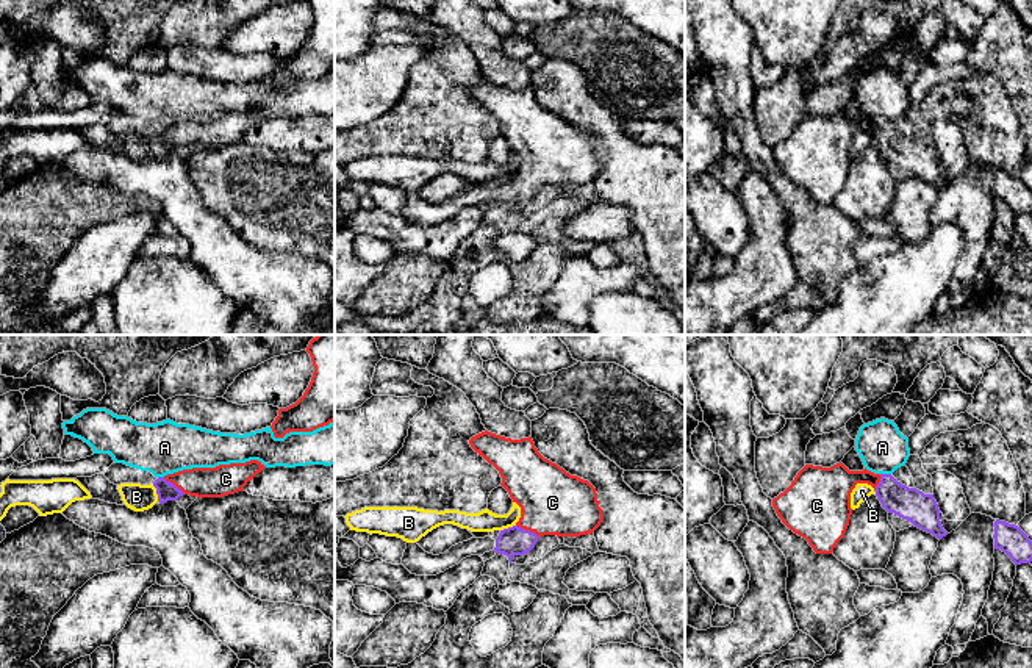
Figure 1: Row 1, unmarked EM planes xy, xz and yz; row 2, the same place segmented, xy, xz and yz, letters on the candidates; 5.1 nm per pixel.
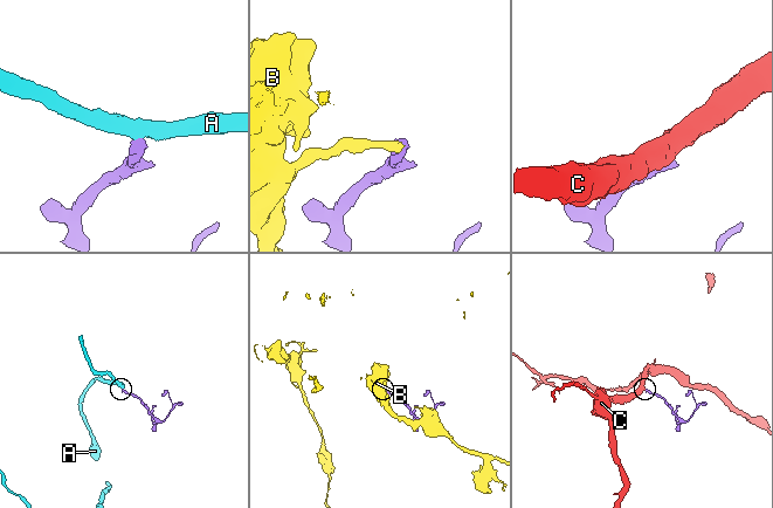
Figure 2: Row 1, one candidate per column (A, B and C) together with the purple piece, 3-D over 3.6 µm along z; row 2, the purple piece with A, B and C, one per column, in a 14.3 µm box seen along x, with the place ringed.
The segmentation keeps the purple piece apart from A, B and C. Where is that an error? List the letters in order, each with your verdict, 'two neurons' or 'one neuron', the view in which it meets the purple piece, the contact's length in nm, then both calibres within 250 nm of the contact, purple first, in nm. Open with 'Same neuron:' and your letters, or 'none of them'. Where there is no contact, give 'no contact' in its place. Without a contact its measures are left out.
Same neuron: C
A: two neurons; meets purple in yz; contact 60 nm long; 170 nm thick on the purple side, 240 nm on the other
B: two neurons; meets purple in xy; contact 100 nm long; 100 nm thick on the purple side, 140 nm on the other
C: one neuron; meets purple in xz; contact 140 nm long; 150 nm thick on the purple side, 340 nm on the other

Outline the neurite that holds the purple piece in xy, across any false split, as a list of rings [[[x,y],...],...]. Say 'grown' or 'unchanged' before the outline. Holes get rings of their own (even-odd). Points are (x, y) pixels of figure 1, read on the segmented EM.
grown; [[[258,460],[219,465],[216,468],[183,469],[153,482],[158,502],[177,501],[183,494],[197,497],[222,497],[244,491],[244,487],[266,466]]]

